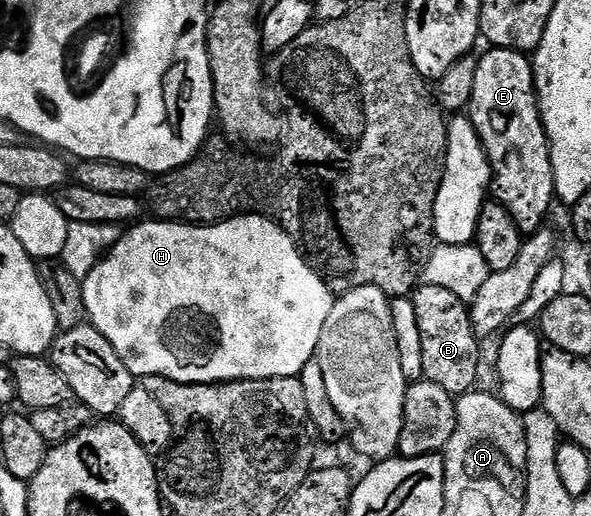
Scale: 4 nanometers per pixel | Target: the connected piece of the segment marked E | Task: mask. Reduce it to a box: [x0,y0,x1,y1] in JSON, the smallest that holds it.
[469,47,556,237]

